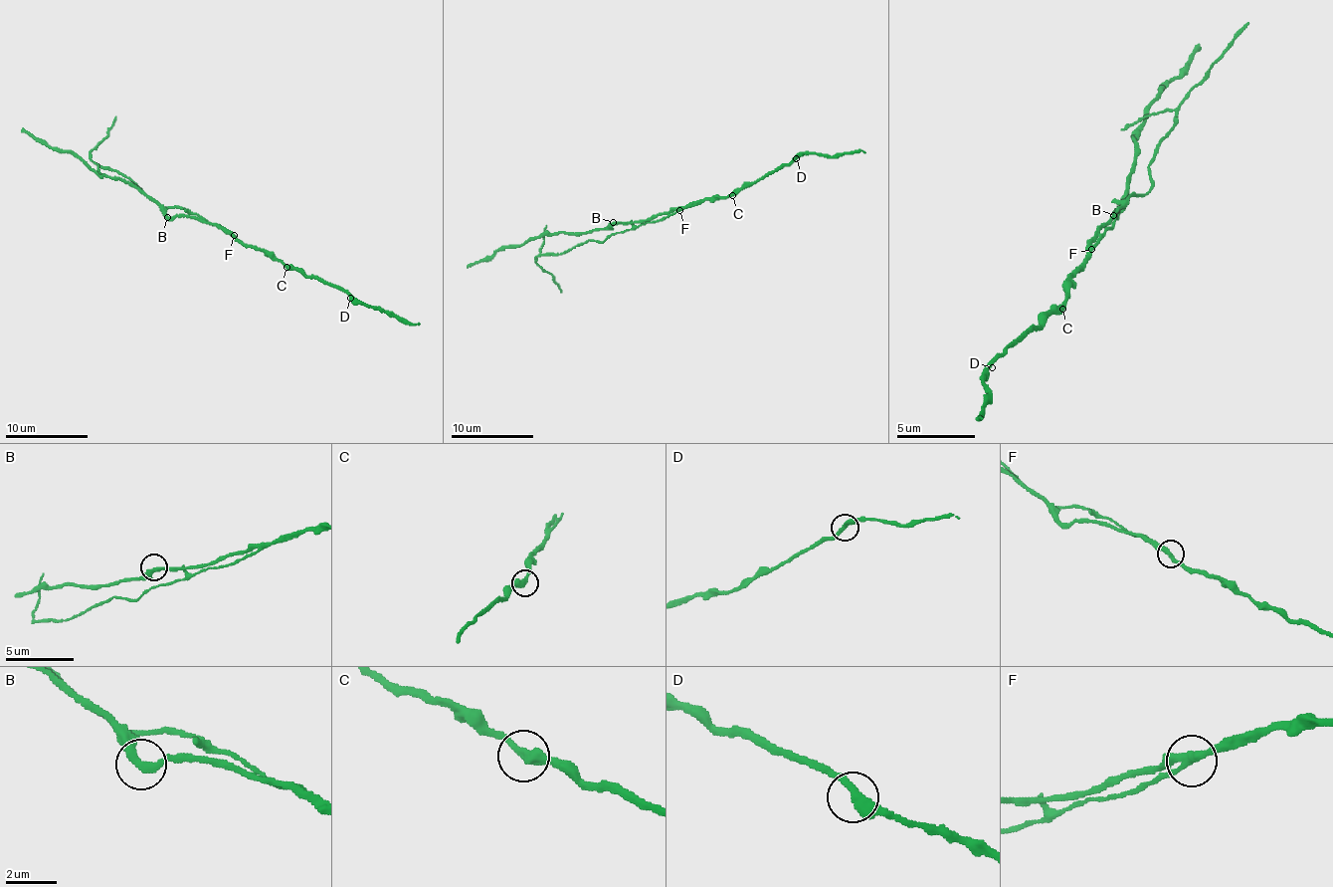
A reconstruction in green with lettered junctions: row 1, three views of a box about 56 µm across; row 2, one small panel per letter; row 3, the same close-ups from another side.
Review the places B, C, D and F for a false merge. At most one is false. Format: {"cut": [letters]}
{"cut": ["F"]}

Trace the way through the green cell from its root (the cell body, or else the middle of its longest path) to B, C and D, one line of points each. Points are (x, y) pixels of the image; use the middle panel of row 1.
B: (668, 215), (655, 222), (613, 222)
C: (668, 215), (703, 199), (726, 199), (732, 195)
D: (668, 215), (703, 199), (728, 197), (796, 158)

